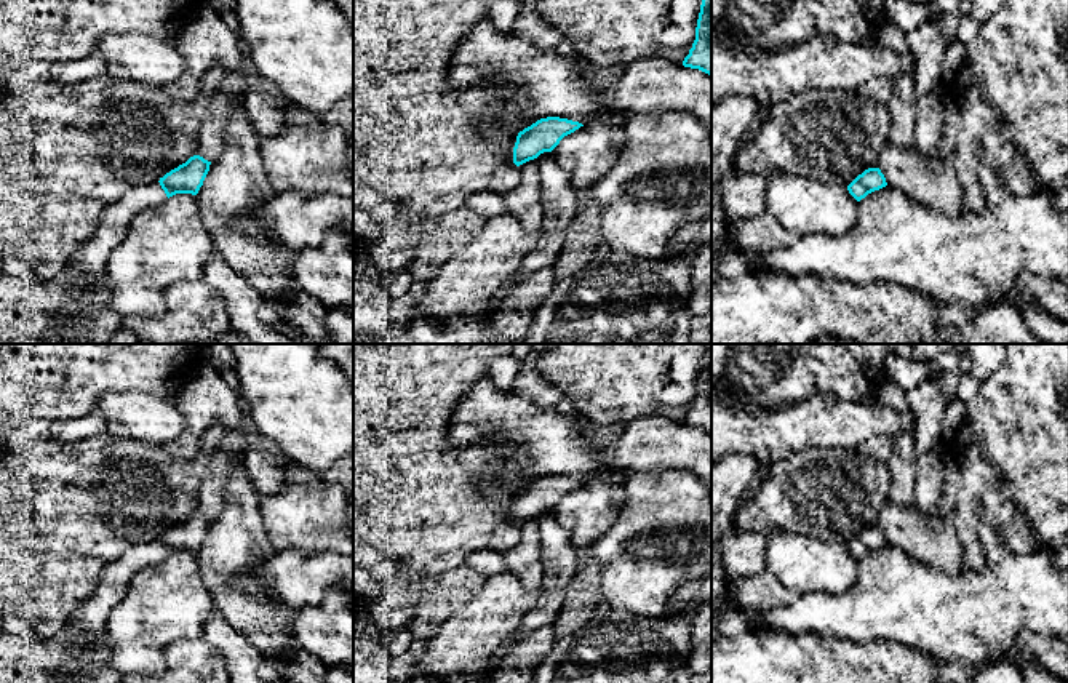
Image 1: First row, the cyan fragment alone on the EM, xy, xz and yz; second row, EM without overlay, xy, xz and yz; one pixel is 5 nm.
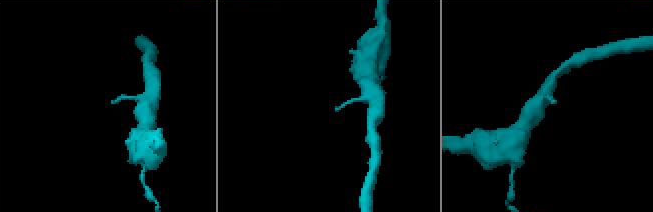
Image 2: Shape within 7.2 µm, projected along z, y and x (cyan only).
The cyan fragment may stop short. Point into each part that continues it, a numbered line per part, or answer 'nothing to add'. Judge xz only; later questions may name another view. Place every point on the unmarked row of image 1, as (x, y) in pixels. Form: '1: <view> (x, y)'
nothing to add

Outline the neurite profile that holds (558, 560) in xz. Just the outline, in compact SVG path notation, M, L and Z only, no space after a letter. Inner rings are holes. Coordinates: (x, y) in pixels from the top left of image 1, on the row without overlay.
M544 510L534 518L542 539L544 579L536 592L536 606L521 619L518 633L512 640L526 637L545 625L553 625L568 585L579 571L577 549L571 542L571 534L558 525L552 510Z

